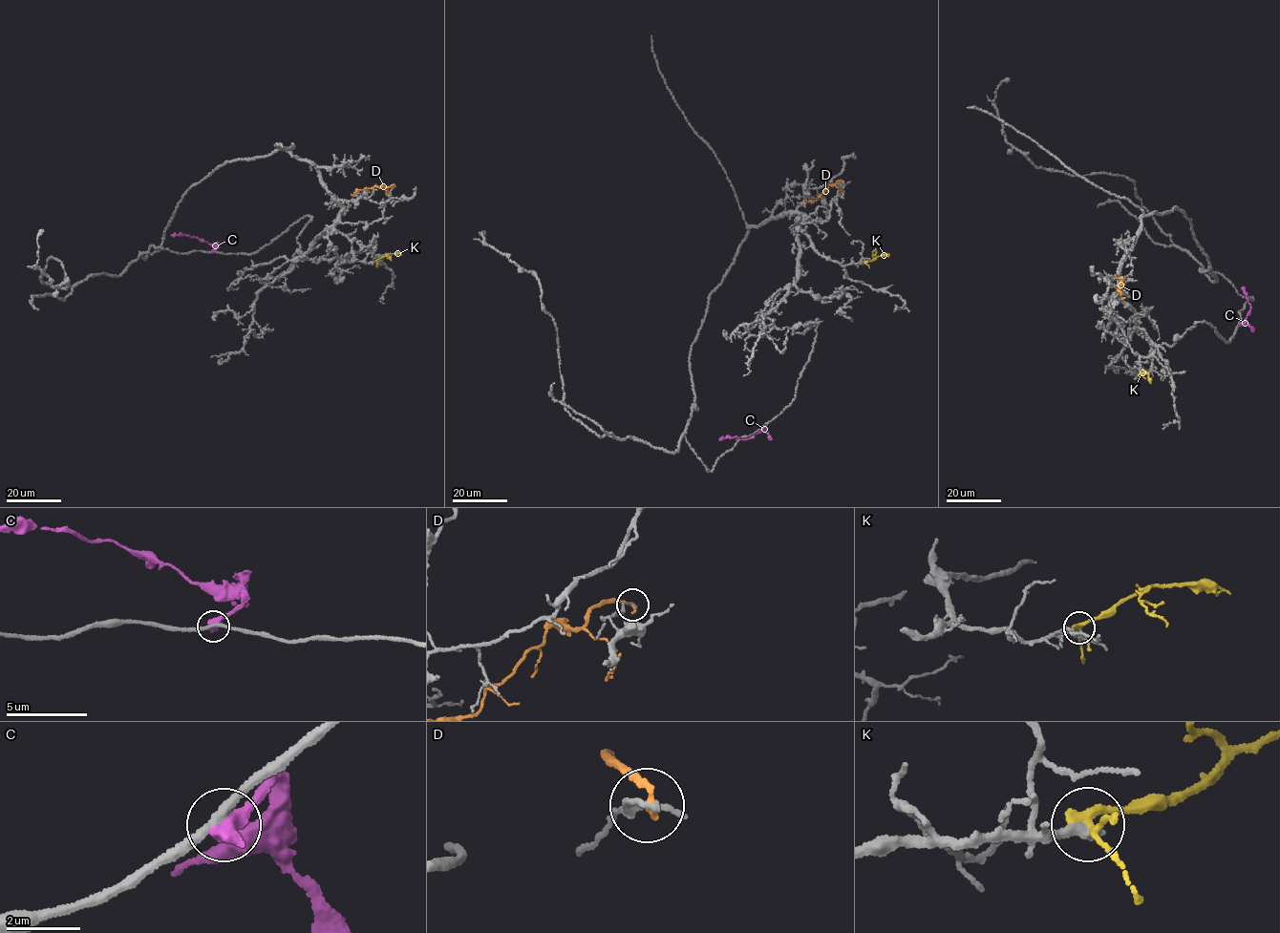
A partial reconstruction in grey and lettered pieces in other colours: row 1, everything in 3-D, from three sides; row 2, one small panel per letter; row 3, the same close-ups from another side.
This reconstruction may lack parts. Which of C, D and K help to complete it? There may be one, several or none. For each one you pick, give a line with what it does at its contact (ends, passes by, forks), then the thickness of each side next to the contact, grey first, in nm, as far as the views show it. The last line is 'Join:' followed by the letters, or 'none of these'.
Join: none of these

